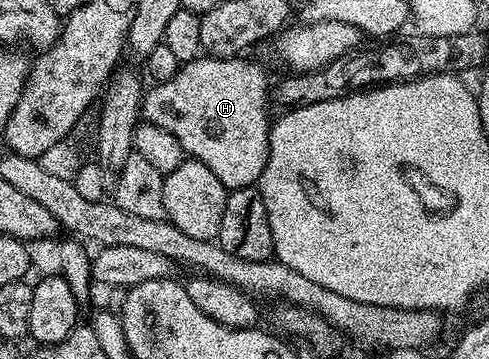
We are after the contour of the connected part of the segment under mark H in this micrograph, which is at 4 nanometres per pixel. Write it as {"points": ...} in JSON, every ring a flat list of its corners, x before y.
{"points":[[200,55,184,62,170,79,150,86,143,97,142,120,162,127,176,136,186,156,205,163,228,191,254,186,268,162,269,92,271,81,264,69,248,58,222,58]]}

